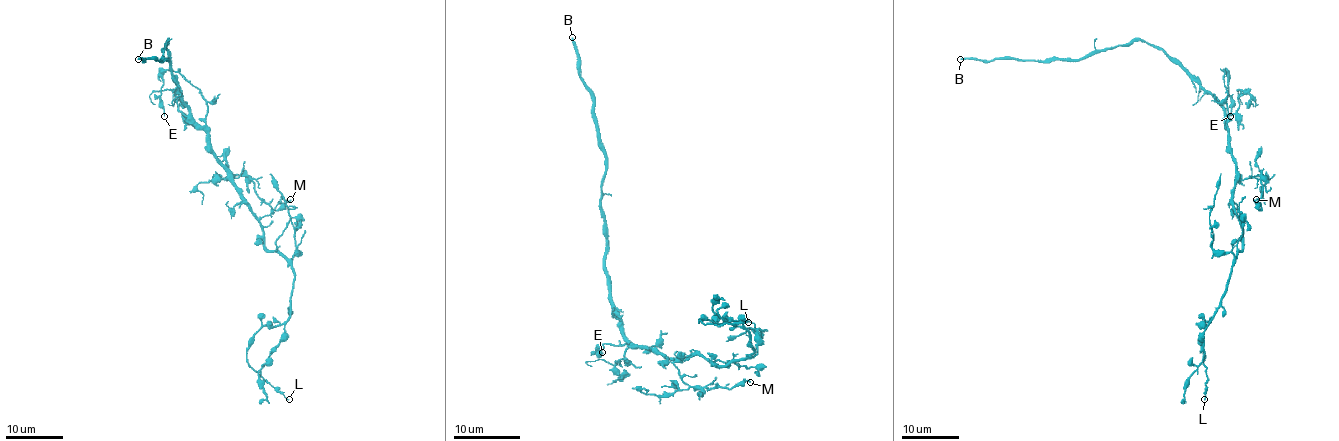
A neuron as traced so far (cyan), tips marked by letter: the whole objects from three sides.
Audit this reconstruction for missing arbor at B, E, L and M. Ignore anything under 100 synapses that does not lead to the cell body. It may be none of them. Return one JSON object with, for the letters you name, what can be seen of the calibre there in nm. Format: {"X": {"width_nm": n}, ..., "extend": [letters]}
{"B": {"width_nm": 200}, "extend": ["B"]}

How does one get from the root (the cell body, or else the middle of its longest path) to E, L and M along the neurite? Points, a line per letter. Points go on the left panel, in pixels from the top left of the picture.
E: (208, 145), (205, 99), (198, 89), (171, 70), (162, 74), (161, 107), (164, 116)
L: (208, 145), (260, 224), (263, 245), (294, 277), (290, 316), (264, 326), (247, 350), (247, 363), (289, 399)
M: (208, 145), (208, 150), (225, 171), (225, 179), (246, 175), (254, 185), (254, 192), (274, 209), (290, 199)

